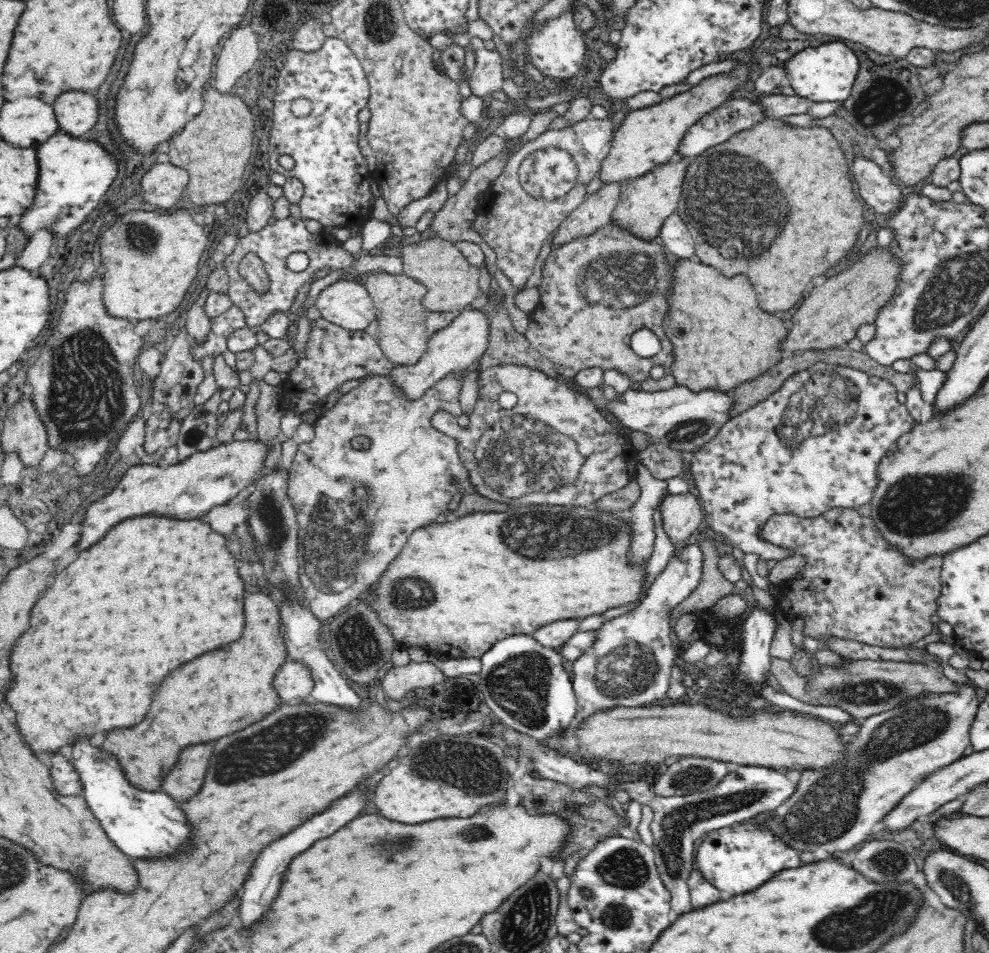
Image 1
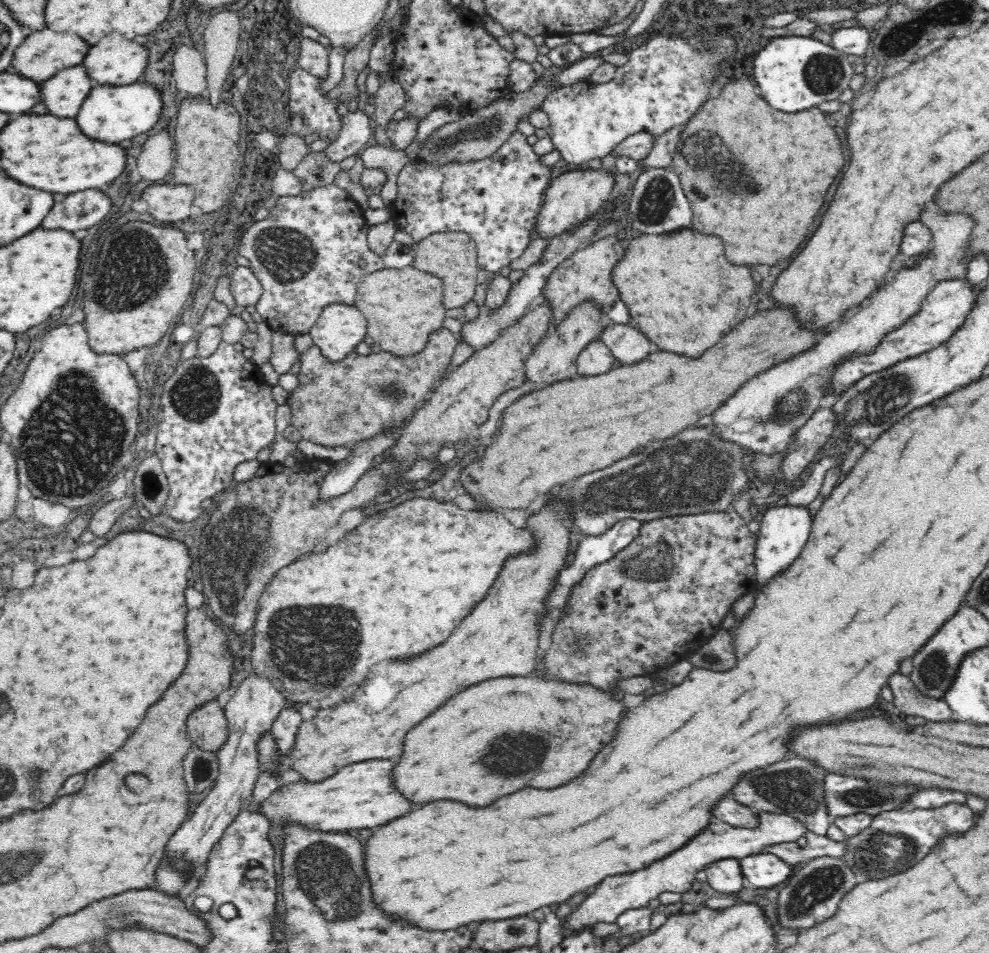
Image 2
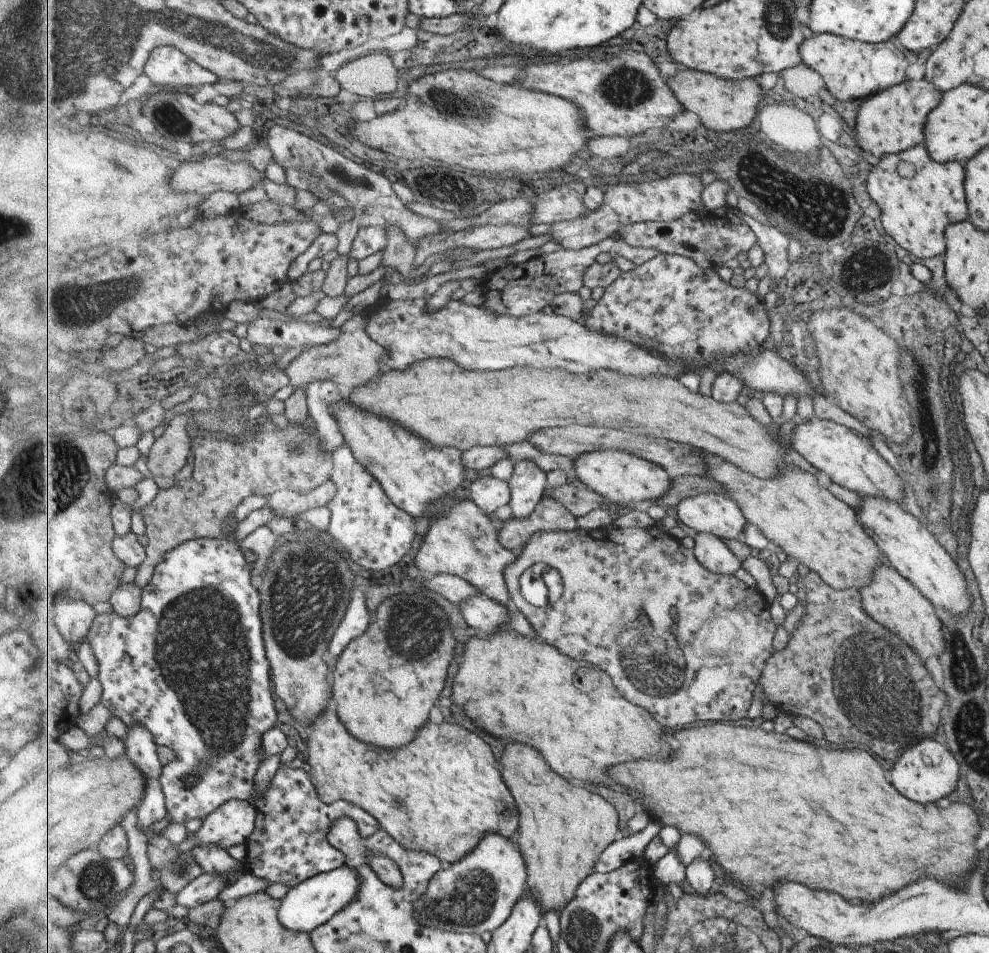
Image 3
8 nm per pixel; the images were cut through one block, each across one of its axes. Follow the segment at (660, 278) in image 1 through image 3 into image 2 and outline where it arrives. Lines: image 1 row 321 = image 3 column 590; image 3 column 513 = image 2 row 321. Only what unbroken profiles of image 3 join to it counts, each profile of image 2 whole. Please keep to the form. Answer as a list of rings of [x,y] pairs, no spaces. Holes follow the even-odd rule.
[[[586,301],[577,307],[543,336],[539,345],[532,351],[525,364],[526,376],[539,386],[547,386],[552,383],[578,377],[576,358],[592,340],[598,339],[603,328],[600,311],[594,307],[594,303]]]

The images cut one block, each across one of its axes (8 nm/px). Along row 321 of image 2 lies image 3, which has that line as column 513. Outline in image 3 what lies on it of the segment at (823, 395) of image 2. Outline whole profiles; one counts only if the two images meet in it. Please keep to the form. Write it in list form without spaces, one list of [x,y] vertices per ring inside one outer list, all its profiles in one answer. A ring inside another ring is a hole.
[[[485,834],[471,854],[444,865],[424,896],[413,902],[416,923],[443,932],[492,933],[508,921],[525,892],[530,890],[524,852],[505,836]]]

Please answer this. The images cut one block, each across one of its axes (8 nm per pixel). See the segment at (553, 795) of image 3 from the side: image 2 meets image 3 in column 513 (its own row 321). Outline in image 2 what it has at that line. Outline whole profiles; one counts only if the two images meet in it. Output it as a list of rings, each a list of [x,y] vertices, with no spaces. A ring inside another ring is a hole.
[[[788,308],[752,311],[750,314],[754,316],[738,324],[734,332],[726,334],[718,344],[708,348],[698,358],[659,350],[649,353],[638,362],[622,364],[602,374],[579,375],[541,386],[515,400],[502,411],[498,434],[494,436],[494,441],[489,441],[486,452],[476,460],[469,458],[462,465],[460,482],[474,498],[476,508],[484,511],[492,508],[526,509],[540,494],[550,493],[590,472],[603,470],[630,456],[638,446],[674,436],[682,428],[696,424],[696,420],[702,416],[712,414],[750,377],[812,348],[821,335],[820,332],[800,327]]]

